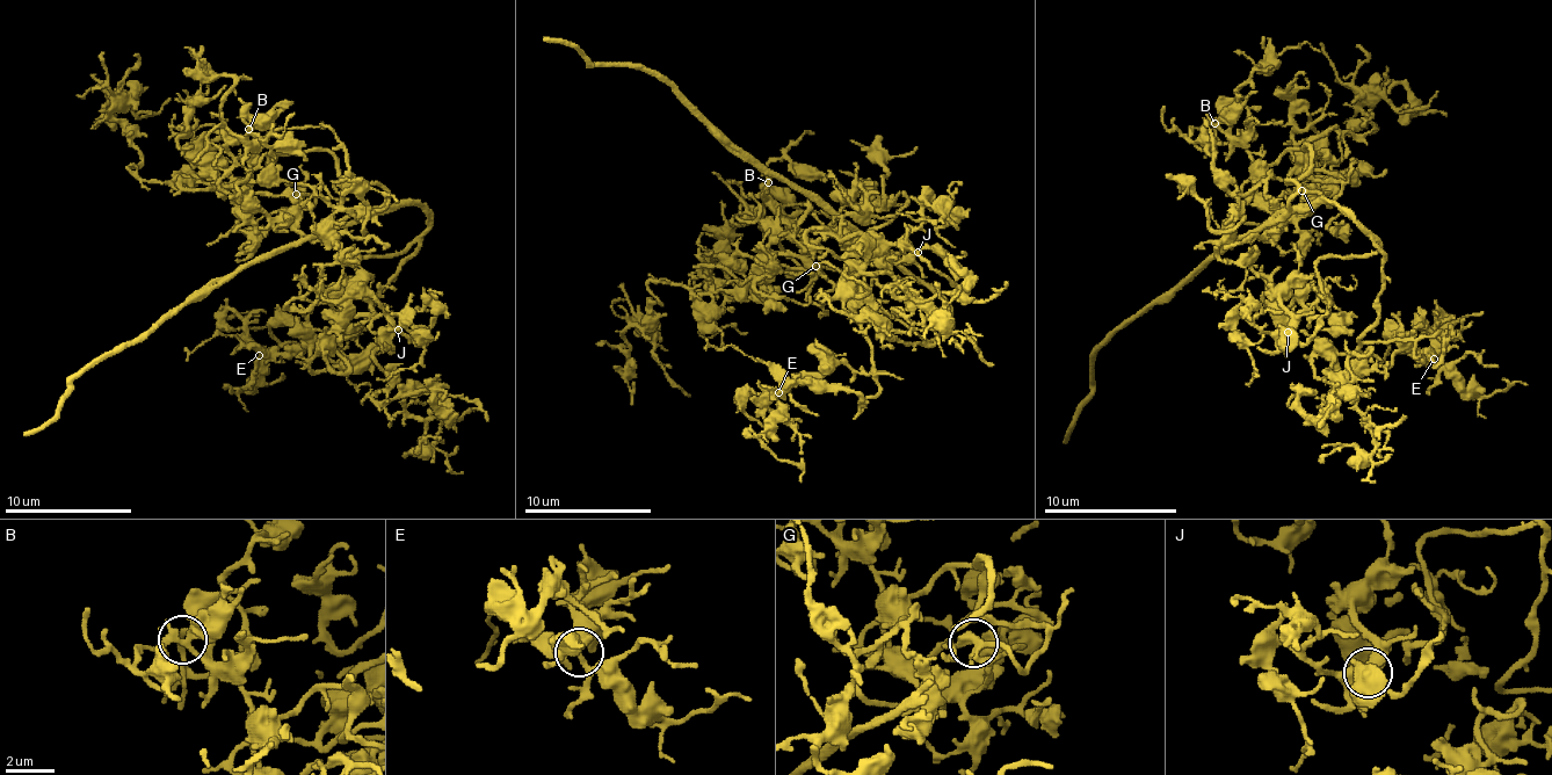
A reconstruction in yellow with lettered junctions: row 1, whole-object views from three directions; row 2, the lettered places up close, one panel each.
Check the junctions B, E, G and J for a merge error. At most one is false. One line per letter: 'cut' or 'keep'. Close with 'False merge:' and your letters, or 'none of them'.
B: keep
E: keep
G: keep
J: keep
False merge: none of them

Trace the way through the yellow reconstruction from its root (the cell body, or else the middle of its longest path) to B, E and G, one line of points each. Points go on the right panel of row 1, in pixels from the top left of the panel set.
B: (1248, 262), (1248, 239), (1271, 237), (1278, 223), (1255, 200), (1255, 164), (1241, 137), (1228, 137), (1215, 123)
E: (1248, 262), (1278, 312), (1318, 306), (1364, 342), (1437, 332), (1434, 359)
G: (1248, 262), (1248, 239), (1264, 233), (1271, 237), (1281, 203), (1302, 190)

